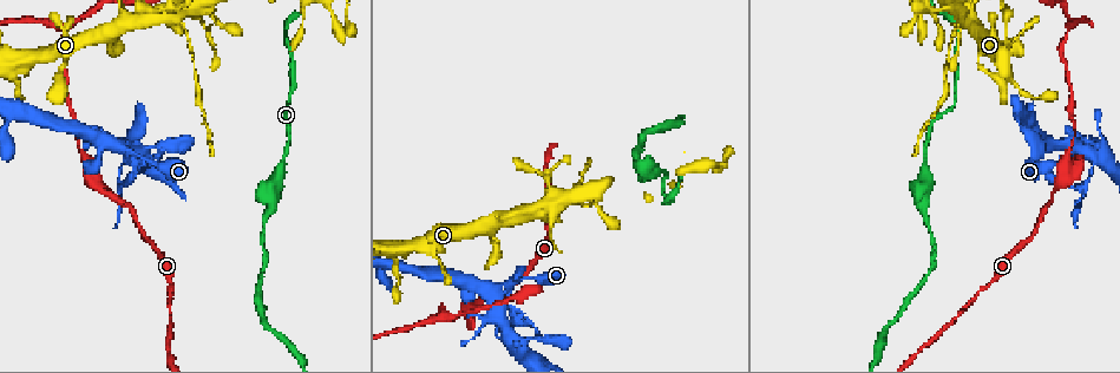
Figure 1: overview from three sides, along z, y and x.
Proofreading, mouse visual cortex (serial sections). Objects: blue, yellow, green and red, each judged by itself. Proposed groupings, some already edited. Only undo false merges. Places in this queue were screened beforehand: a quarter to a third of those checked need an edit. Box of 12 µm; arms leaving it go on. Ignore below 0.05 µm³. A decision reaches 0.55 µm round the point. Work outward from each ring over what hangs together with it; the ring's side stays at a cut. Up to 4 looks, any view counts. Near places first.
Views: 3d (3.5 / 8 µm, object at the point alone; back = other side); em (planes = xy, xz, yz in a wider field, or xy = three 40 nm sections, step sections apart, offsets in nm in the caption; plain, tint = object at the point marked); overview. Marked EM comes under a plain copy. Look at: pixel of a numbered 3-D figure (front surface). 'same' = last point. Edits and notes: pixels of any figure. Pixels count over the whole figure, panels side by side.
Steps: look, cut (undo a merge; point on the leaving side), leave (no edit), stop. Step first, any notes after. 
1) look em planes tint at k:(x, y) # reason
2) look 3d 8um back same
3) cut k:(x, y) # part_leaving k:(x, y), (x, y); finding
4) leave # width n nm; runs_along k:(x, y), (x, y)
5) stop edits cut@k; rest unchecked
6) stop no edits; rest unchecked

look 3d 3.5um at 1:(274, 187) # sudden change in width

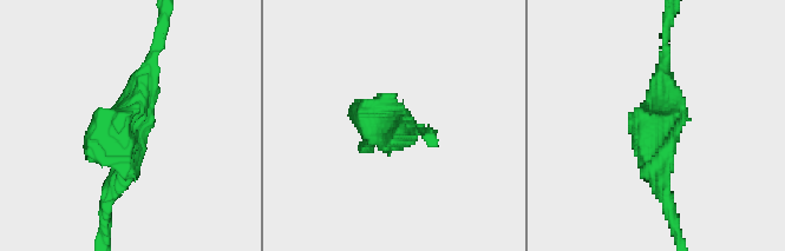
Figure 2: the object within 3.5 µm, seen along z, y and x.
look em xy step 5 tint at 2:(392, 127)

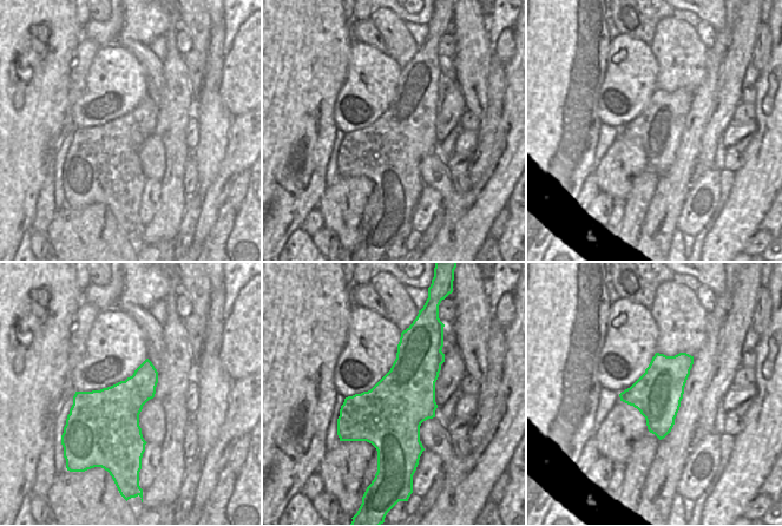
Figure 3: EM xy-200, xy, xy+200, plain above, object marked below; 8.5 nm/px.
leave # runs_along 2:(151, 53), (108, 198); all the same cell

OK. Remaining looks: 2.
look 3d 3.5um at 1:(178, 19) # thick turns thin

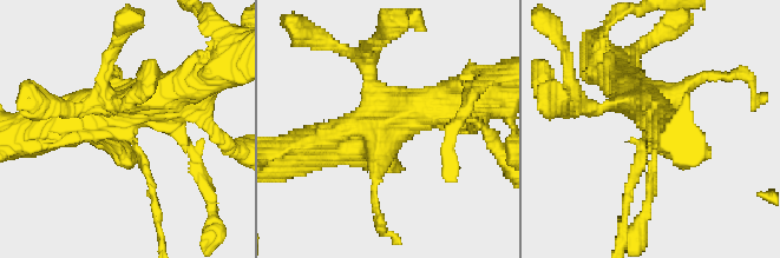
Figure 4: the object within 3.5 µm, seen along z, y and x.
cut 4:(630, 185) # part_leaving 4:(641, 149), (628, 185), (622, 243); a second cell is stuck on

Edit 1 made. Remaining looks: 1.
stop edits cut@4; rest unchecked

